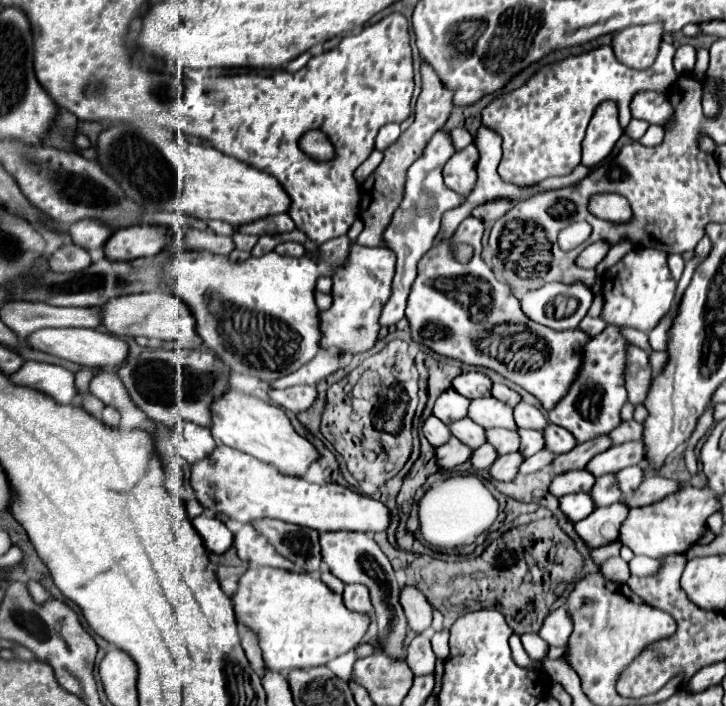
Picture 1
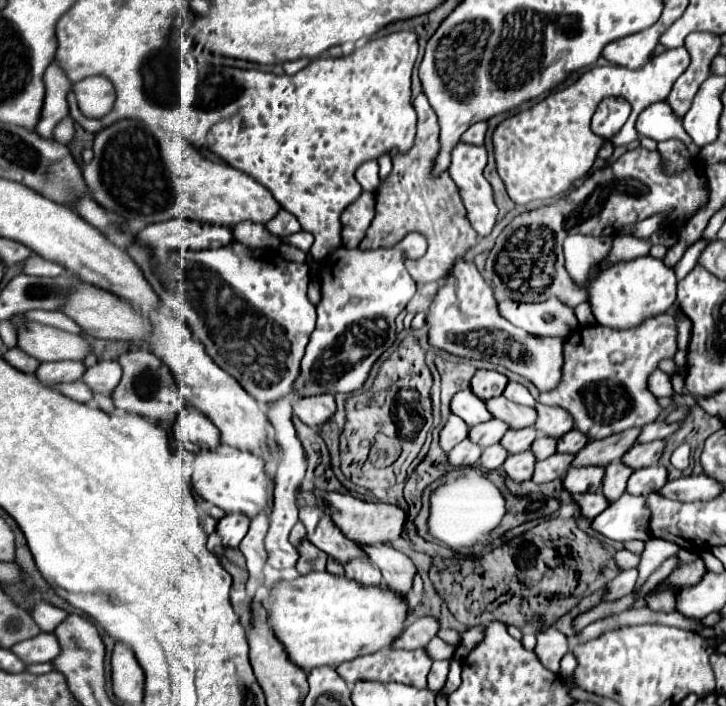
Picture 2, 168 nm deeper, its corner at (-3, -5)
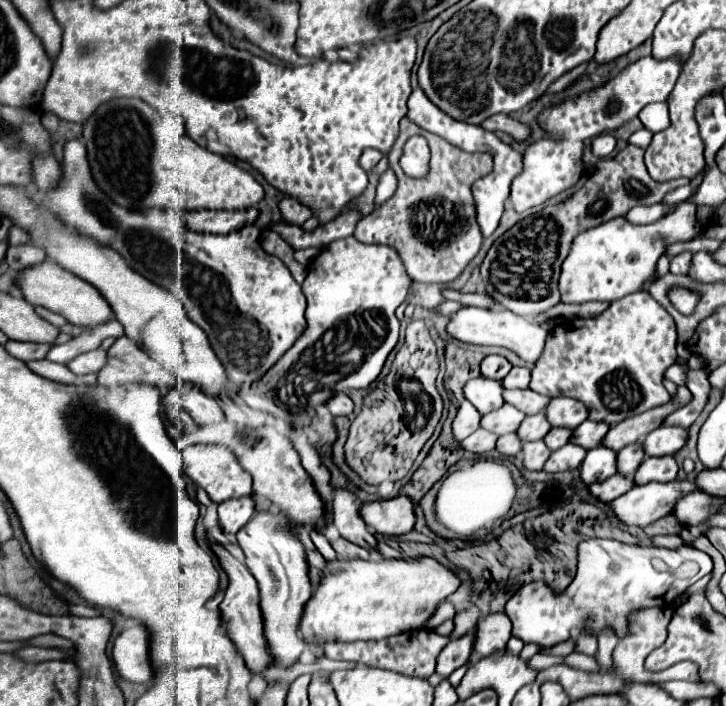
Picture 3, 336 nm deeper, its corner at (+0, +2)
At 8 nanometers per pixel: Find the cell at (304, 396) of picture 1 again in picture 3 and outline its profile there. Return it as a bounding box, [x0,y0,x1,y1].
[324,392,352,416]

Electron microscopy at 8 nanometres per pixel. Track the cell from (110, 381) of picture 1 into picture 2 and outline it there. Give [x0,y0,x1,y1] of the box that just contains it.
[81,361,121,395]

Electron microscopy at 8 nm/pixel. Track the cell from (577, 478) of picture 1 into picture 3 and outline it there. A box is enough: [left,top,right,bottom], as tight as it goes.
[580,446,616,484]

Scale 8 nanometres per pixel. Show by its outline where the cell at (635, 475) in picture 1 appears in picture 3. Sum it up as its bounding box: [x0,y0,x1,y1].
[634,456,678,484]

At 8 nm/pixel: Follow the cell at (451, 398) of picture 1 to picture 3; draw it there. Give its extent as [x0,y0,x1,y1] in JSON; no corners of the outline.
[464,378,504,414]

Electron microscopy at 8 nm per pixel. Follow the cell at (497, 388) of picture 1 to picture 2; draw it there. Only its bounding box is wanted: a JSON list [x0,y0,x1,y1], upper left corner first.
[503,381,535,405]

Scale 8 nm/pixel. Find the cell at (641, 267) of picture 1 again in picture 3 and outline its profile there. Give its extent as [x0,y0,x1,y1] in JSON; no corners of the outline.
[560,200,698,304]

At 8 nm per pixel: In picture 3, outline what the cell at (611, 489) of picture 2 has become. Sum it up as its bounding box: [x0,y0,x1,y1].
[616,442,644,478]

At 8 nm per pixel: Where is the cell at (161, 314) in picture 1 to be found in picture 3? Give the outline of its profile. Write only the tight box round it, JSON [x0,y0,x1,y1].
[16,262,114,328]

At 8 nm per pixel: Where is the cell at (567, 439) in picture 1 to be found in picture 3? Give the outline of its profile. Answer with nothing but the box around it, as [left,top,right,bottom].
[570,420,610,450]

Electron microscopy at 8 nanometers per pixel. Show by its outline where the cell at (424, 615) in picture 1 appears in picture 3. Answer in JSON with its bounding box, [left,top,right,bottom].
[334,490,382,556]

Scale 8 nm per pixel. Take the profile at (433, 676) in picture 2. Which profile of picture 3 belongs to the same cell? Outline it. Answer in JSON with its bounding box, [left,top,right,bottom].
[436,636,472,678]

